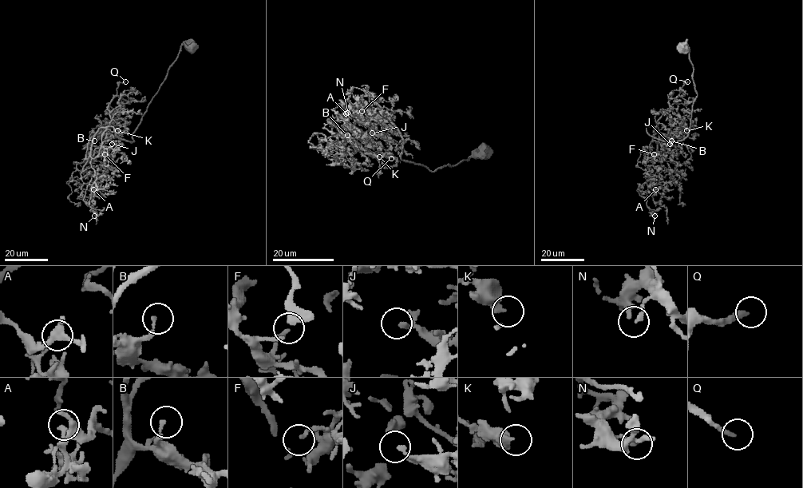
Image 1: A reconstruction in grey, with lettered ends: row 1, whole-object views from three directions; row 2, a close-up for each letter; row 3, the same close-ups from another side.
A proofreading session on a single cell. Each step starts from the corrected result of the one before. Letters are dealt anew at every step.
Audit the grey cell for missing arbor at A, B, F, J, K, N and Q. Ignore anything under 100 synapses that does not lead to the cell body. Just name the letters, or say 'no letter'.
B, Q

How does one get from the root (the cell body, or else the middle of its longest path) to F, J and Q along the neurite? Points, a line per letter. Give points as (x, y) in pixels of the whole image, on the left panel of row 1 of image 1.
F: (191, 49), (181, 45), (132, 135), (133, 141), (120, 139), (112, 127), (106, 128), (99, 156), (104, 154)
J: (191, 49), (181, 45), (132, 135), (133, 141), (120, 139), (108, 126), (103, 132), (120, 140), (112, 144)
Q: (191, 49), (181, 45), (133, 141), (120, 139), (108, 127), (108, 105), (125, 81)

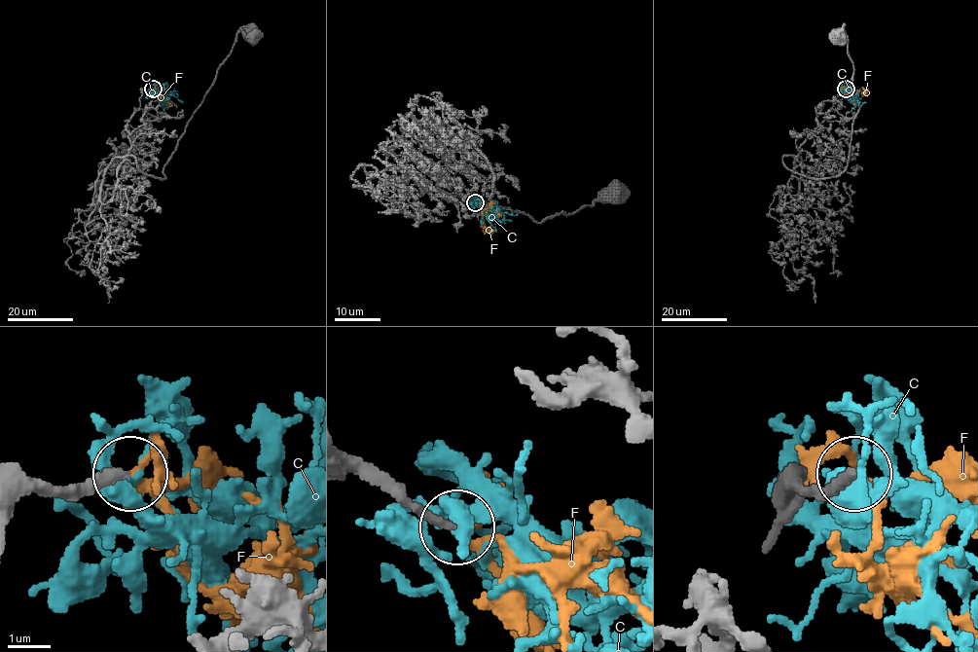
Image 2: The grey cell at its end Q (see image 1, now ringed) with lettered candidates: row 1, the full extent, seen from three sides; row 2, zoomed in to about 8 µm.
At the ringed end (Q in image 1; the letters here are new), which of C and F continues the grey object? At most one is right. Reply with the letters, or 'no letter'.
F

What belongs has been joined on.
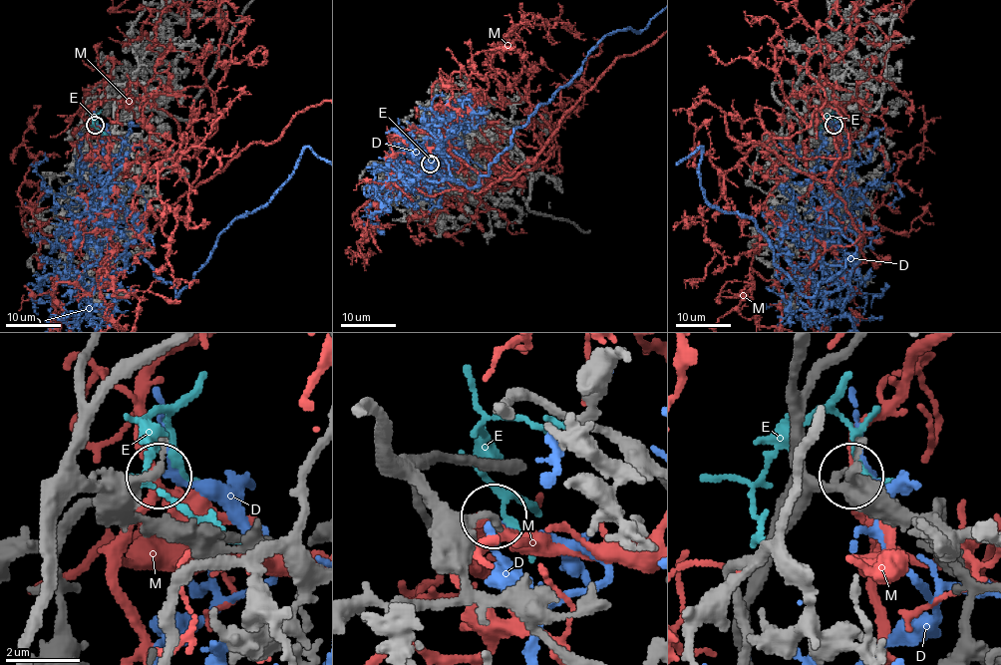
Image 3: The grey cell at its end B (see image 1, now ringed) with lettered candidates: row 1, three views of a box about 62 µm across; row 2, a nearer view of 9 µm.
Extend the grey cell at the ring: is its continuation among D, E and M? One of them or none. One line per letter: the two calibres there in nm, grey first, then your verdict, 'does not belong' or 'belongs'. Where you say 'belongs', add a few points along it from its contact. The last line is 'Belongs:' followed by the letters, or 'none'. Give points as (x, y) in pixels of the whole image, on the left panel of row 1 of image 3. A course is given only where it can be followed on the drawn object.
D: 200 nm thick on the grey side, 160 nm on the other; does not belong
E: 200 nm thick on the grey side, 160 nm on the other; does not belong
M: 340 nm thick on the grey side, 240 nm on the other; does not belong
Belongs: none

